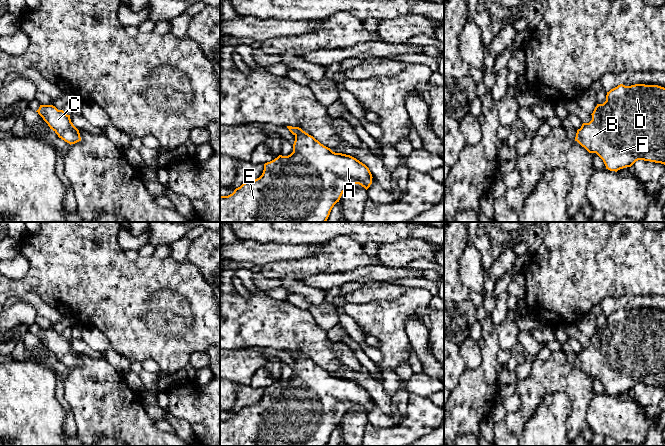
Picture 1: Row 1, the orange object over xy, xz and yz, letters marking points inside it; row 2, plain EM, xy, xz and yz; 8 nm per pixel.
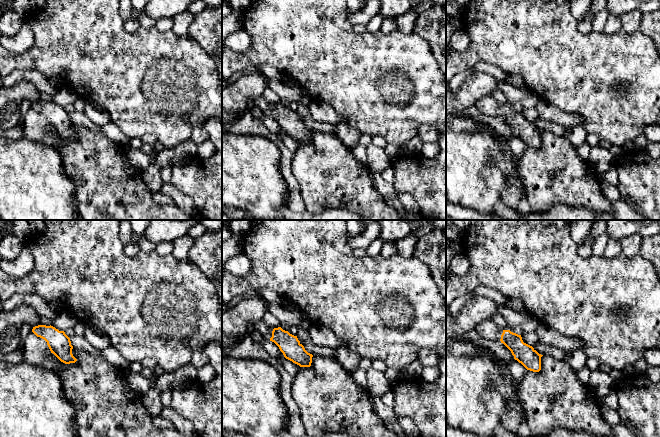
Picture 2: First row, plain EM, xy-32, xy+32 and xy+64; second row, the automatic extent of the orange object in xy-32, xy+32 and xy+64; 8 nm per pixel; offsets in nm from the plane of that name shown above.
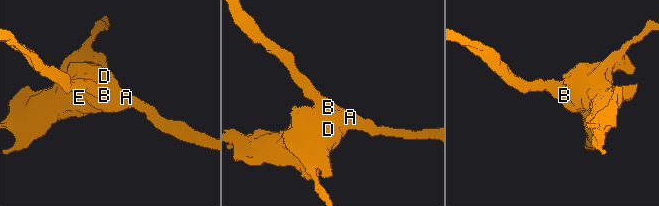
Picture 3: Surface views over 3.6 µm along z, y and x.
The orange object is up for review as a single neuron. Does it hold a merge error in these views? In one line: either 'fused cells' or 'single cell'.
single cell

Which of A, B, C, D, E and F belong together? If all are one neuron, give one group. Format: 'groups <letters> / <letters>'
groups A B C D E F

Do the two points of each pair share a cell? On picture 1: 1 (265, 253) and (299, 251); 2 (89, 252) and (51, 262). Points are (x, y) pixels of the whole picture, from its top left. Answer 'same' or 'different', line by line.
1: same
2: same

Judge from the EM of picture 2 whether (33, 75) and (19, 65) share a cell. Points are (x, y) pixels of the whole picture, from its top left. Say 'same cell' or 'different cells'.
different cells

